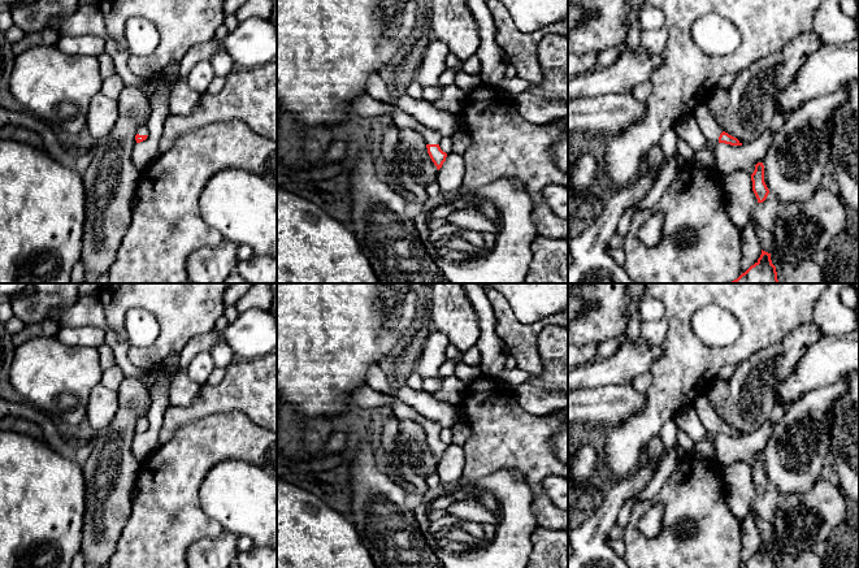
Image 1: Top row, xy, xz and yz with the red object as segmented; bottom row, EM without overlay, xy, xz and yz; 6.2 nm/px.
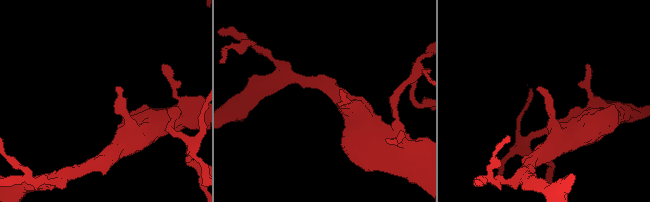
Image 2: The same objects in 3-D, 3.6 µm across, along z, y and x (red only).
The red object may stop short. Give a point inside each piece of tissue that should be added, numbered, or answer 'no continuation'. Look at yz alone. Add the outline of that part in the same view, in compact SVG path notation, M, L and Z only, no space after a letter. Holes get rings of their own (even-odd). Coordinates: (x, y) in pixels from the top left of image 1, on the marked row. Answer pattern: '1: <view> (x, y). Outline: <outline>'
1: yz (708, 126). Outline: M700 103L695 112L694 117L698 122L698 126L706 139L708 142L717 143L719 136L723 133L723 130L719 127L717 122L715 121L713 116L711 114L710 109L707 108L706 103Z

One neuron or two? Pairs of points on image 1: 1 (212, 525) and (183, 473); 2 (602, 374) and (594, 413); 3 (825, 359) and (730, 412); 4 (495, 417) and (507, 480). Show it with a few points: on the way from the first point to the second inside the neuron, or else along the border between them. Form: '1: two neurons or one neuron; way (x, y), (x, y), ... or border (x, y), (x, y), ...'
1: one neuron; way (198, 516), (183, 502), (183, 488)
2: two neurons; border (629, 384), (607, 384), (581, 389)
3: two neurons; border (797, 361), (792, 372), (779, 385), (776, 402)
4: two neurons; border (474, 477), (515, 471), (530, 486)

